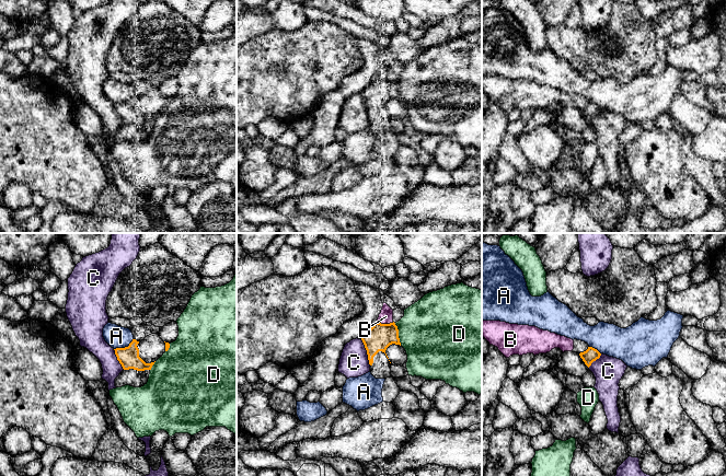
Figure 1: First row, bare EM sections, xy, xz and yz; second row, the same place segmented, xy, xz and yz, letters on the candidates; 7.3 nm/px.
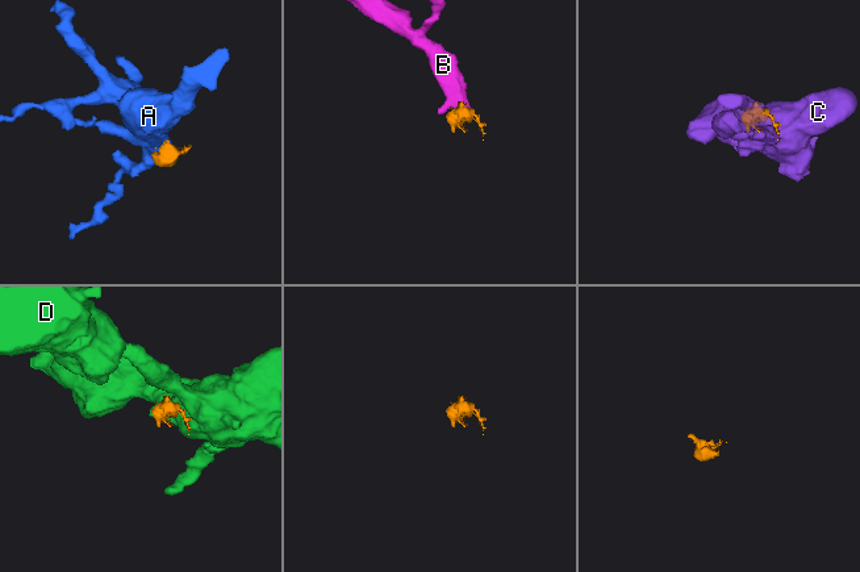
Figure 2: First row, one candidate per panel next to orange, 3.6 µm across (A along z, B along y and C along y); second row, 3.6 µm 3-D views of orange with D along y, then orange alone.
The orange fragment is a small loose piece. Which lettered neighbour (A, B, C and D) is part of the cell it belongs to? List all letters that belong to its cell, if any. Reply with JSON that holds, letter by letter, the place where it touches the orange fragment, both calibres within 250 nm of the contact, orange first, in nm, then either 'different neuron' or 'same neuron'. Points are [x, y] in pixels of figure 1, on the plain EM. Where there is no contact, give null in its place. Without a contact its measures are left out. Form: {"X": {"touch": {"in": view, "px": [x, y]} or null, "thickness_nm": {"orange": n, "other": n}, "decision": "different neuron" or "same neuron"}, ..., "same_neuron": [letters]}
{"A": {"touch": {"in": "xy", "px": [125, 102]}, "thickness_nm": {"orange": 160, "other": 160}, "decision": "different neuron"}, "B": {"touch": {"in": "xz", "px": [385, 79]}, "thickness_nm": {"orange": 190, "other": 100}, "decision": "same neuron"}, "C": {"touch": {"in": "xz", "px": [367, 107]}, "thickness_nm": {"orange": 190, "other": 220}, "decision": "different neuron"}, "D": {"touch": {"in": "xz", "px": [398, 89]}, "thickness_nm": {"orange": 190, "other": 480}, "decision": "different neuron"}, "same_neuron": ["B"]}

